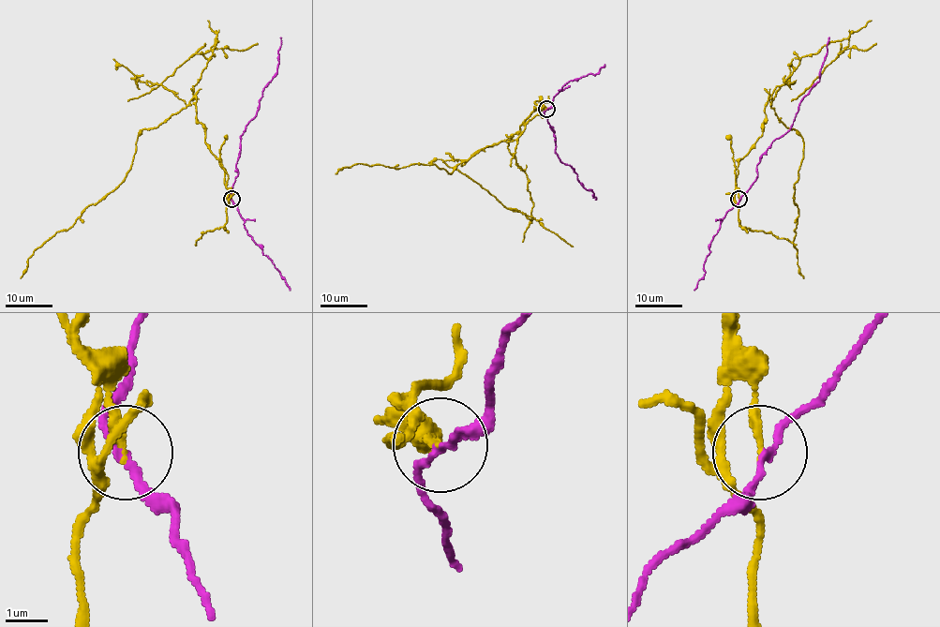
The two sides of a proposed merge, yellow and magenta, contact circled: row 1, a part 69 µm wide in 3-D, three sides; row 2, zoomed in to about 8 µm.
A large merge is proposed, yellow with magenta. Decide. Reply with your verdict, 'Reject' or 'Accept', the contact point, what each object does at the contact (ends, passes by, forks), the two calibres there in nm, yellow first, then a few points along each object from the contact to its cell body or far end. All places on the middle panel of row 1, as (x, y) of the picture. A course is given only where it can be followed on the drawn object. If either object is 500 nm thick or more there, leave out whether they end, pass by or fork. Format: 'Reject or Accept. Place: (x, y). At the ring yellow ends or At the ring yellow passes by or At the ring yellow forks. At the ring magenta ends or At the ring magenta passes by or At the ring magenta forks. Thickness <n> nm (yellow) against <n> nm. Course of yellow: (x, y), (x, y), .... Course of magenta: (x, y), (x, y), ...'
Reject. Place: (546, 109). At the ring yellow ends. At the ring magenta passes by. Thickness 200 nm (yellow) against 170 nm. Course of yellow: (546, 109), (539, 107), (519, 132), (484, 147), (449, 173), (435, 164), (397, 169), (357, 163), (335, 173). Course of magenta: (546, 109), (544, 113), (553, 127), (551, 126), (558, 156), (570, 165), (577, 180), (591, 191), (596, 199)

